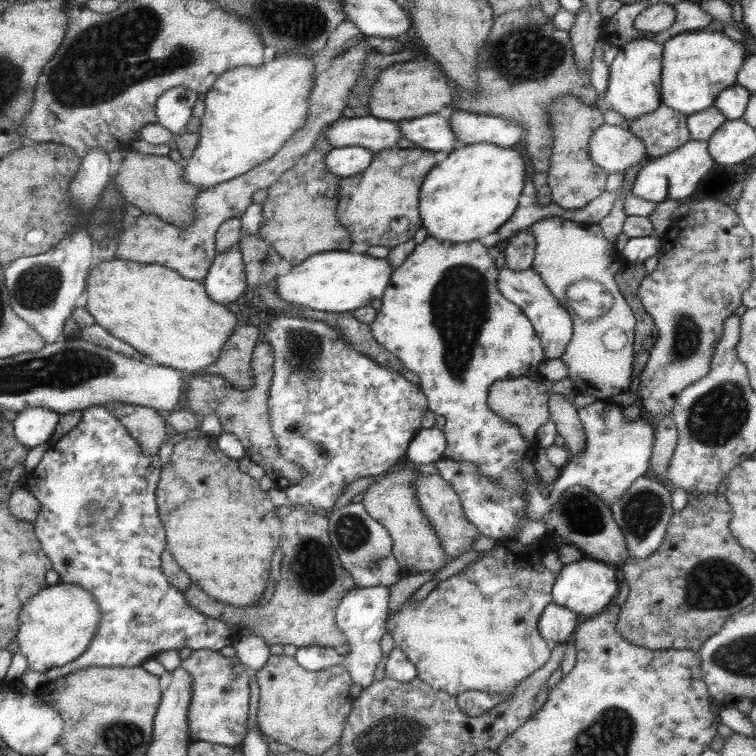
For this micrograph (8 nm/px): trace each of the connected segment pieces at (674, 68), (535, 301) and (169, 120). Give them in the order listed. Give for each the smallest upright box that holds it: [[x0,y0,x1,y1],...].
[[661,31,748,116],[498,267,573,361],[155,87,198,135]]

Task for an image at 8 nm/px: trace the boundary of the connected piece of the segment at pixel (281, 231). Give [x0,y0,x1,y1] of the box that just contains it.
[257,140,352,266]

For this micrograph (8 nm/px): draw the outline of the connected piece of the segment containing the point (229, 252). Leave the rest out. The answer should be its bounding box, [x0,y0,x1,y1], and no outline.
[202,244,248,304]

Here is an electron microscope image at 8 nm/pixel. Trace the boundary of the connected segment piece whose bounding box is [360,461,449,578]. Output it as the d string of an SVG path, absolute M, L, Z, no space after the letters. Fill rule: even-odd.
M405 462L399 470L379 475L372 480L369 488L361 492L363 496L360 503L365 512L381 523L391 537L392 554L401 569L401 578L424 572L434 574L449 561L430 519L418 505L418 499L412 489L412 480L417 473L419 472L413 463Z

